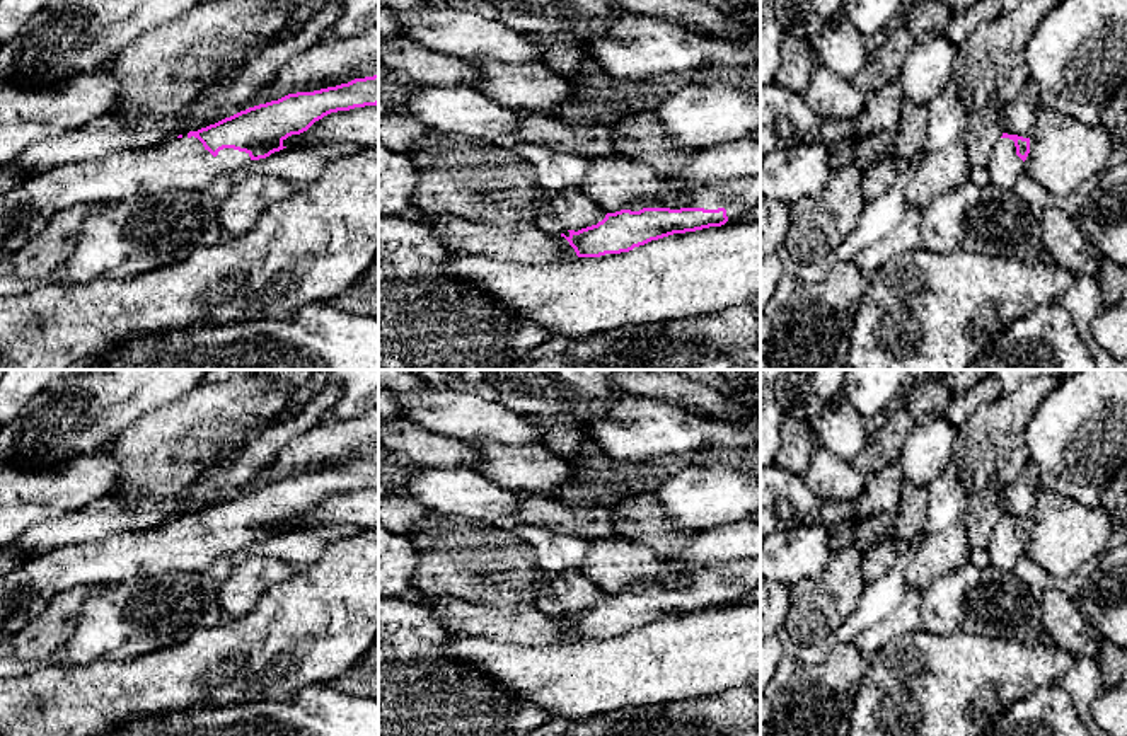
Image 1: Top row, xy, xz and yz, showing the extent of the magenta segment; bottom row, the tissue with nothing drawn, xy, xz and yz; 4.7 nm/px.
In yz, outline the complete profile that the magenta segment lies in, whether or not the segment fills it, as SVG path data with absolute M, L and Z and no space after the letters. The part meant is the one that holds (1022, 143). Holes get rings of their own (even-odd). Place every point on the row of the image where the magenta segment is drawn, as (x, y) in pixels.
M1011 133L994 143L991 157L985 165L987 179L991 184L1013 191L1018 177L1025 174L1025 160L1030 153L1030 138Z

